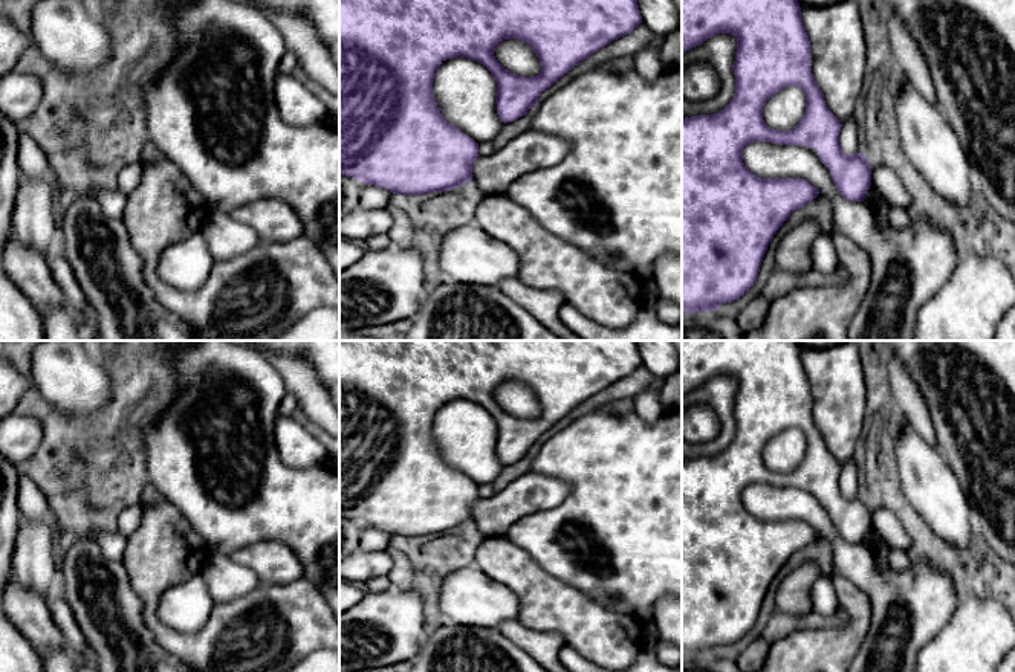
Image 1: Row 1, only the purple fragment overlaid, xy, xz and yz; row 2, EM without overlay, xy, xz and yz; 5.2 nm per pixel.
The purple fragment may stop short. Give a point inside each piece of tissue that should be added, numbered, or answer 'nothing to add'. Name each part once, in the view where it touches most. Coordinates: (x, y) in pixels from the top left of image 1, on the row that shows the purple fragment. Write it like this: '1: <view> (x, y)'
nothing to add

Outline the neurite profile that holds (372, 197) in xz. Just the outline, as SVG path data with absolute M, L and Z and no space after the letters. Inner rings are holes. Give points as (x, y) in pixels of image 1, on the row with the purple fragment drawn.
M364 185L361 191L361 202L359 208L361 209L382 209L390 205L393 192L382 186L375 186L375 185Z

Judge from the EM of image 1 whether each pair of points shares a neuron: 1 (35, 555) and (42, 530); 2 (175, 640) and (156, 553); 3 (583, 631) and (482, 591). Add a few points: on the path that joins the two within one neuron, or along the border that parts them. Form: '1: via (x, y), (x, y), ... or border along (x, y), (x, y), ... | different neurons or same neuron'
1: via (35, 549), (35, 536) | same neuron
2: via (152, 620), (152, 576) | same neuron
3: border along (494, 579), (515, 594), (518, 619) | different neurons

